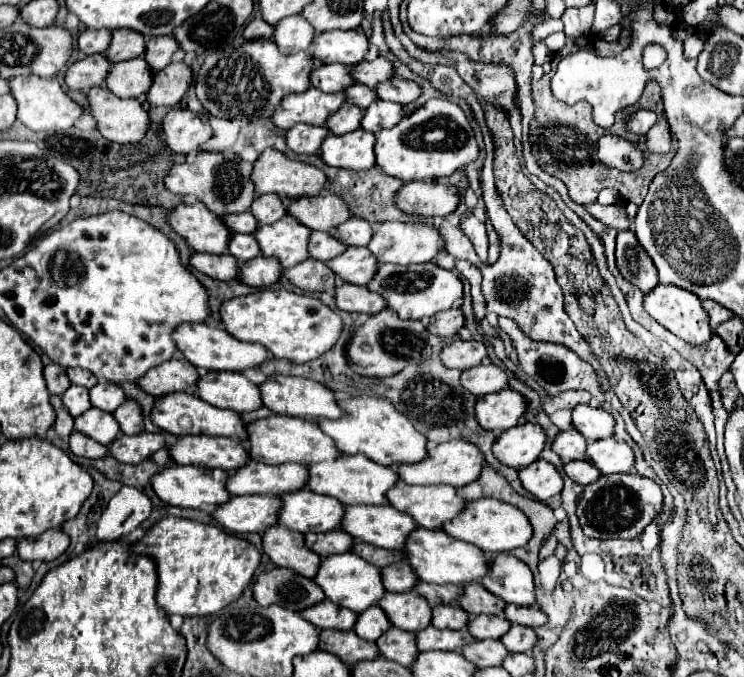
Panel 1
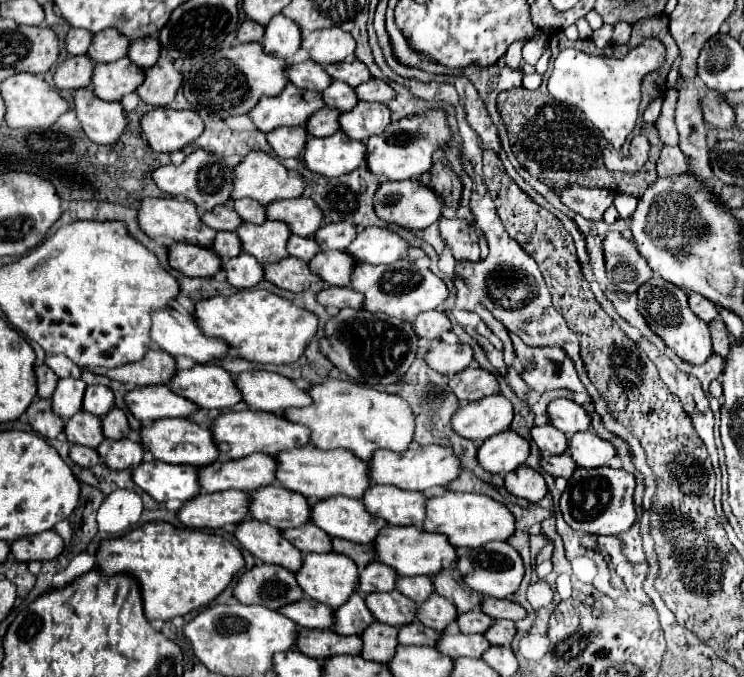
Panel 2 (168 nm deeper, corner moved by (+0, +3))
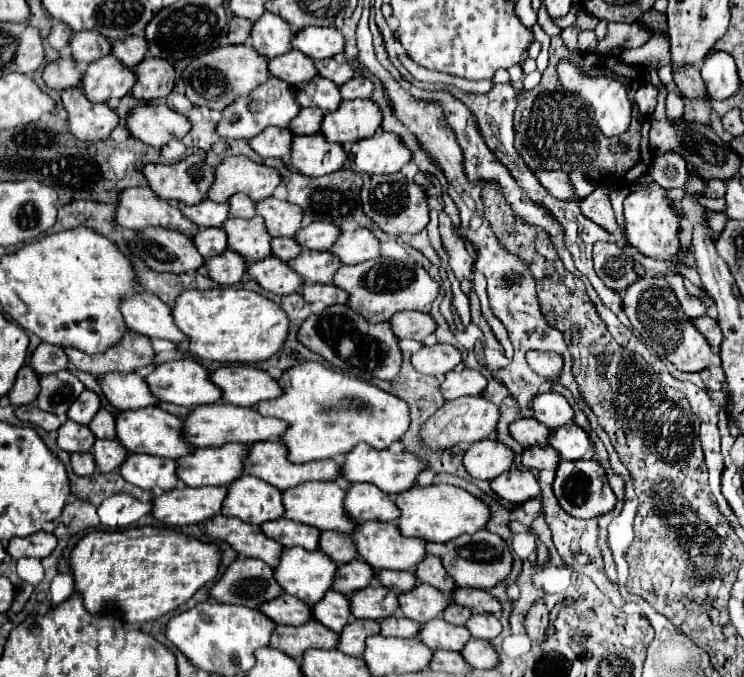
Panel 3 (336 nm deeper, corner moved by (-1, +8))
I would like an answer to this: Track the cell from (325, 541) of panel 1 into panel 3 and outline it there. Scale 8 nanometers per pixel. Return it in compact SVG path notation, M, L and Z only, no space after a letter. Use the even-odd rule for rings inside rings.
M279 518L279 520L273 520L273 522L261 524L261 528L265 530L265 534L269 538L275 538L285 548L289 548L289 546L301 546L305 550L317 550L319 548L321 530L317 530L313 526L293 522L293 520L287 520L287 518Z

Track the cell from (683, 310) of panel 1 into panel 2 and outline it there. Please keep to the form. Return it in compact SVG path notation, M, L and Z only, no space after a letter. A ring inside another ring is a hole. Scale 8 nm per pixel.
M658 275L648 279L644 285L638 287L638 311L646 319L648 327L664 341L666 347L670 347L682 361L692 365L702 365L708 355L712 355L712 341L708 325L702 319L696 319L696 315L688 307L686 293L676 287L674 283L668 283L660 279Z

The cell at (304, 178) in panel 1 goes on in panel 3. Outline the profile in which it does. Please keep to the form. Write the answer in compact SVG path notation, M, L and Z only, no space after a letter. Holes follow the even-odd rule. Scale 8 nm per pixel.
M229 156L229 158L223 158L221 166L217 166L217 182L213 182L213 190L209 190L209 200L227 202L233 194L245 192L253 202L261 202L269 198L279 184L281 184L281 174L277 168L253 162L247 156Z

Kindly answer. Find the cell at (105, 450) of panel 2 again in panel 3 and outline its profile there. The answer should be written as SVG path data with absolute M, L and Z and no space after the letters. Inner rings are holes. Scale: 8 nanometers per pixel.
M97 440L91 452L95 456L99 472L103 474L119 468L121 462L125 462L125 458L129 456L127 448L119 440Z

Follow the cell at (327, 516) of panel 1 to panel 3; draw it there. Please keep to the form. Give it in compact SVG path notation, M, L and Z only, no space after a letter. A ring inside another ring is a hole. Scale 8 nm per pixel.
M243 474L229 488L221 514L241 518L249 524L277 520L285 514L281 490L275 490L275 486L269 486L269 482Z

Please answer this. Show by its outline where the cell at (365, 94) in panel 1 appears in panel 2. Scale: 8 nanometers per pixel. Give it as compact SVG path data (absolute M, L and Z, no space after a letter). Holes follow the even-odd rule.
M332 81L328 89L324 89L324 93L320 93L326 107L332 107L332 109L338 109L338 111L350 111L358 99L356 99L356 93L352 87L348 87L346 83L340 83L340 81Z

